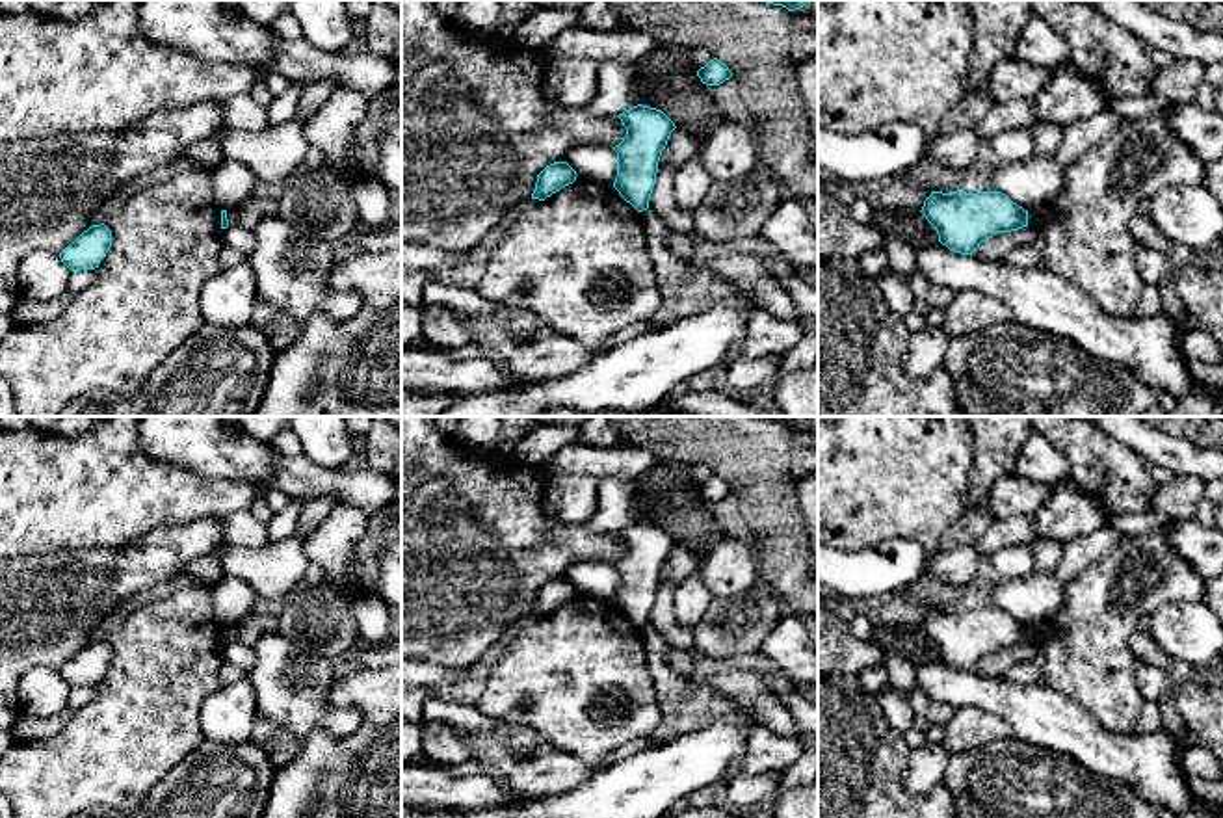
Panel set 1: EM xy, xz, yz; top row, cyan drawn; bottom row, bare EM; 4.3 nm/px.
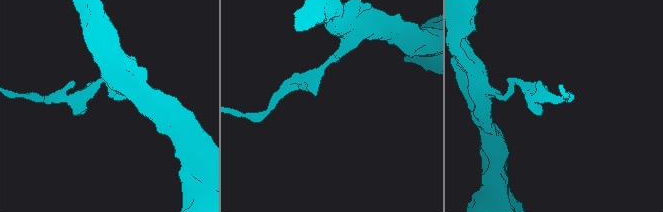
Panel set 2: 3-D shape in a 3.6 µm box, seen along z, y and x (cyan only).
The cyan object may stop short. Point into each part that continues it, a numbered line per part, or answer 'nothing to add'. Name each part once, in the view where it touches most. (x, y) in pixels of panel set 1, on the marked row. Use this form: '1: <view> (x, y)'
nothing to add

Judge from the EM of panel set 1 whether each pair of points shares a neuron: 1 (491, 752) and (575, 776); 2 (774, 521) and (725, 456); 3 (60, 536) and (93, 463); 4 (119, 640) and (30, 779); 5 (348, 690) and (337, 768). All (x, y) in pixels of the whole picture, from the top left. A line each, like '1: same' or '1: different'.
1: same
2: same
3: same
4: same
5: same

